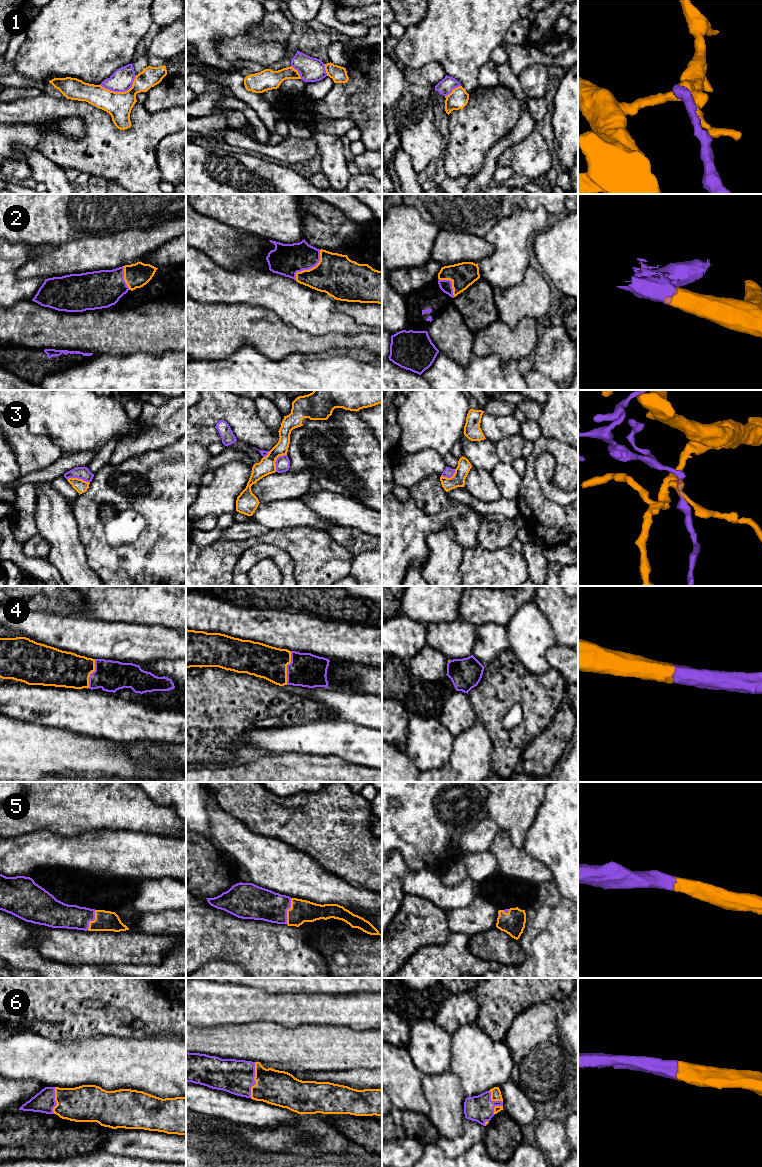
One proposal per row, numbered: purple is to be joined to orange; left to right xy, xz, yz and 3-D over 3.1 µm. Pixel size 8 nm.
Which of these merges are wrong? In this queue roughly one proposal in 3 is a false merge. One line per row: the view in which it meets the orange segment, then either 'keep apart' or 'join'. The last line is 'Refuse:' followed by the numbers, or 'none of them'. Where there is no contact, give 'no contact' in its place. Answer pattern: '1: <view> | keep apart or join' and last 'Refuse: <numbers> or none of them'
1: xy | keep apart
2: xz | join
3: xz | keep apart
4: xz | join
5: xz | join
6: xz | join
Refuse: 1, 3

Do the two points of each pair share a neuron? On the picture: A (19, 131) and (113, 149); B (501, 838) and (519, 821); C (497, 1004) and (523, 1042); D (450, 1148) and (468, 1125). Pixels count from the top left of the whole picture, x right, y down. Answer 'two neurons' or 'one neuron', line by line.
A: two neurons
B: two neurons
C: two neurons
D: one neuron

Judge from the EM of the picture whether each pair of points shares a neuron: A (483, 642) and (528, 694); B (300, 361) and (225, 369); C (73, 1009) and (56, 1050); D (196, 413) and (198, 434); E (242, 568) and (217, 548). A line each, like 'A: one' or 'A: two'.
A: two
B: one
C: two
D: two
E: two

